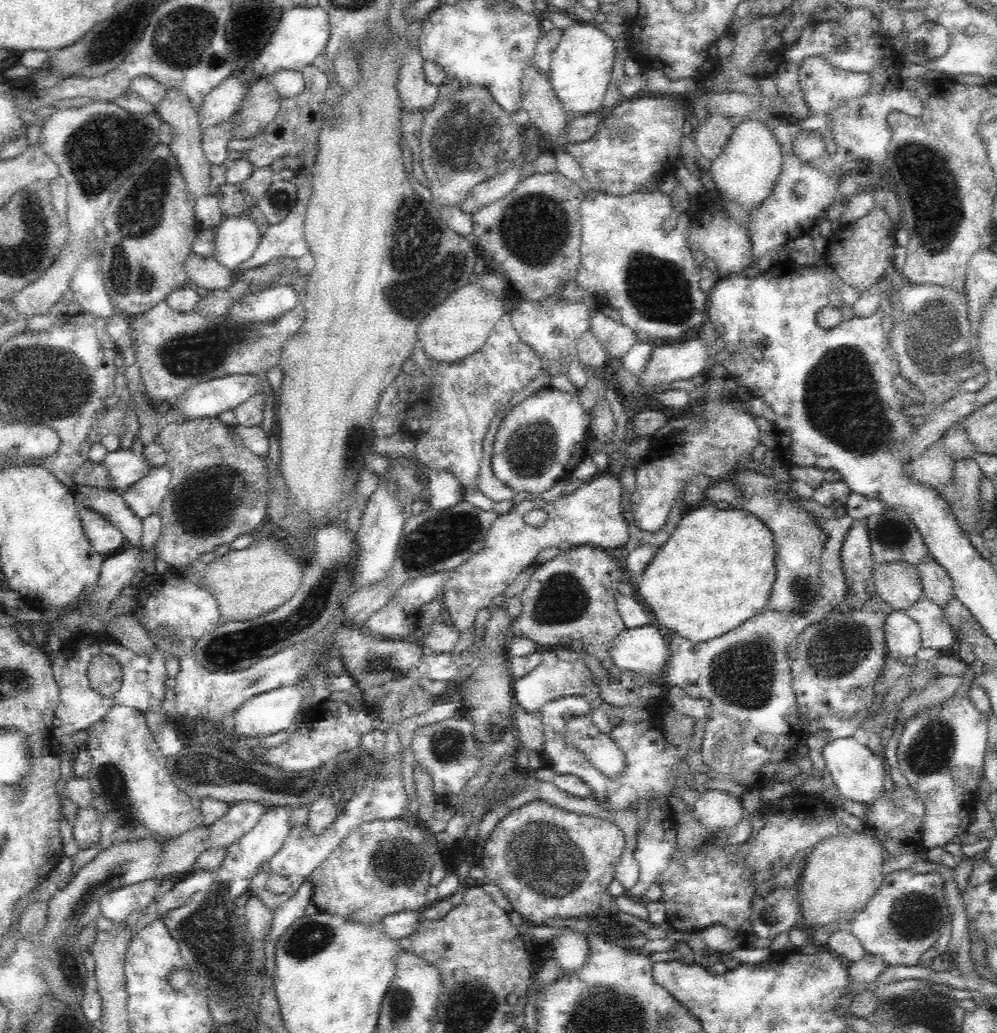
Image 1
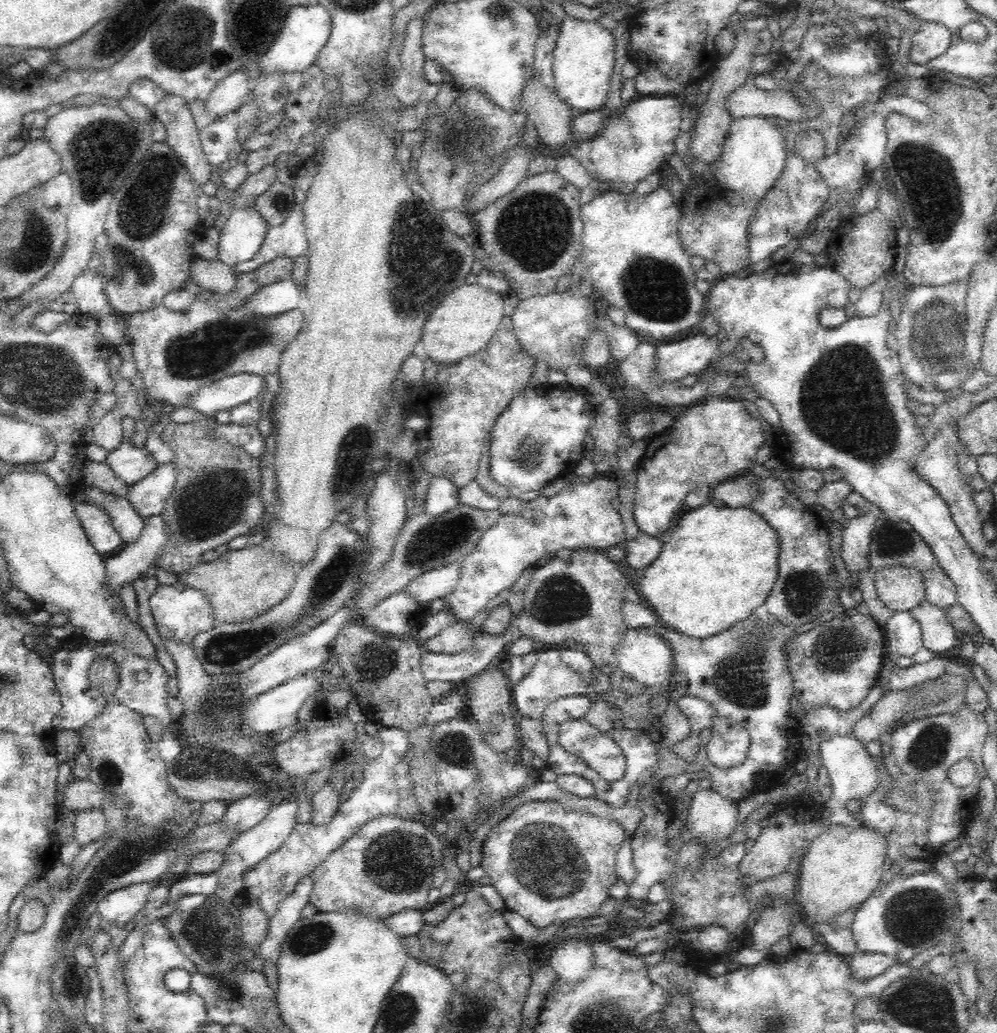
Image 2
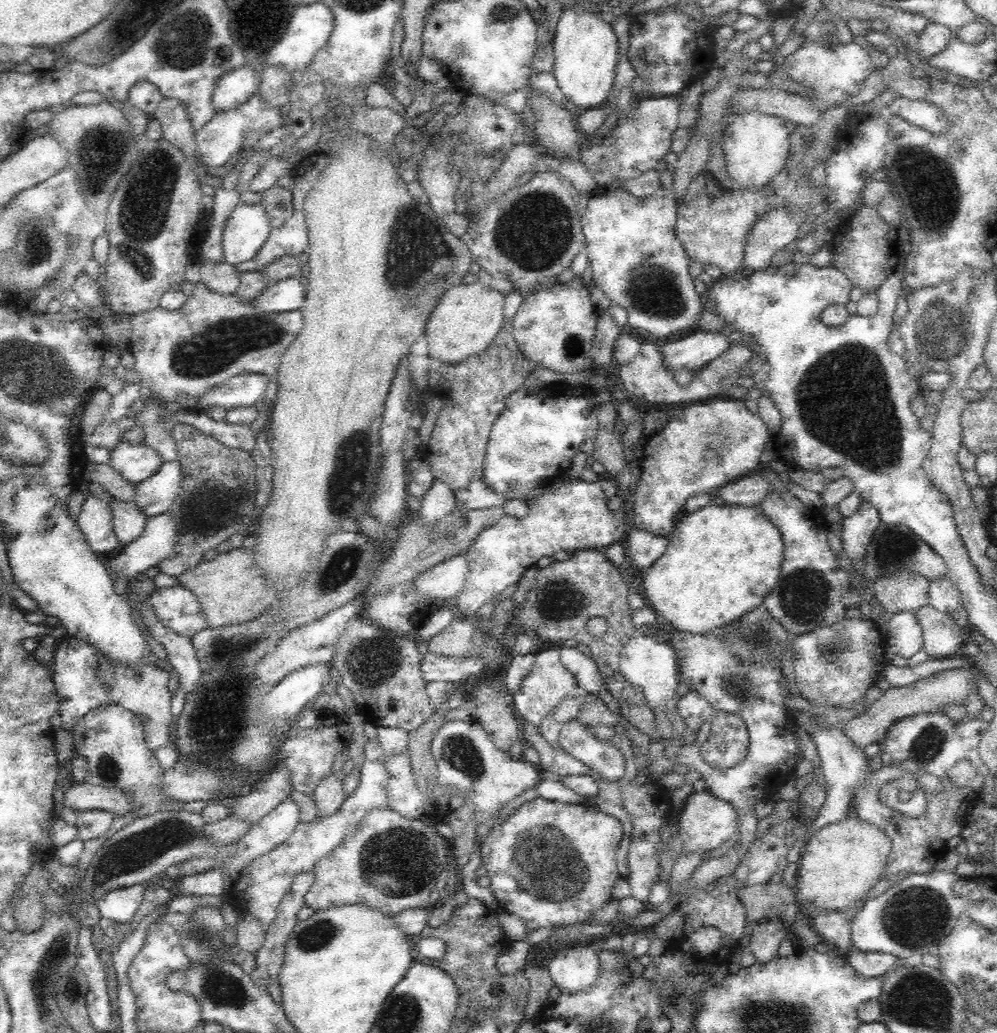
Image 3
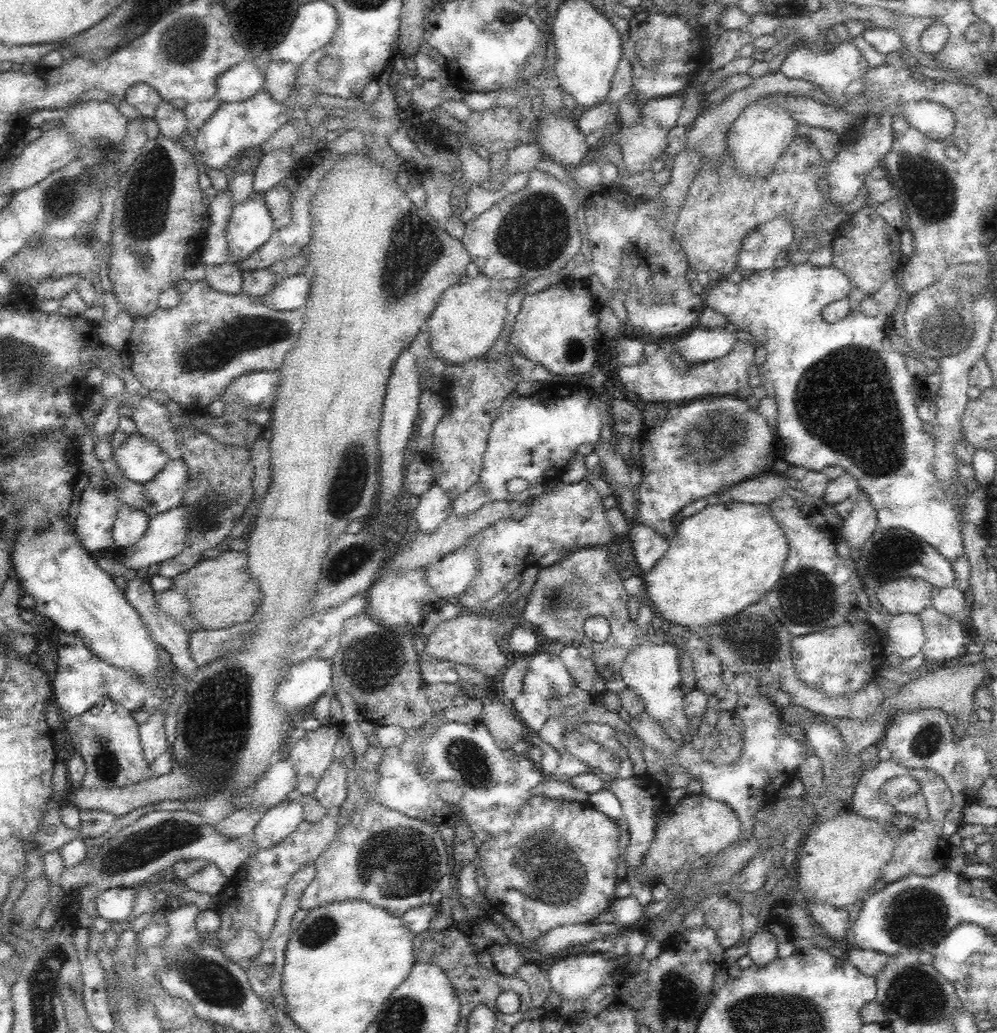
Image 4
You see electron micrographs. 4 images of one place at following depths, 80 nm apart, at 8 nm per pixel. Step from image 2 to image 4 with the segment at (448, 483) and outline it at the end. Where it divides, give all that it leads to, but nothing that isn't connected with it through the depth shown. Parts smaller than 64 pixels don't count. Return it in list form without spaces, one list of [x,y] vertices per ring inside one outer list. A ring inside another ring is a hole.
[[[435,482],[420,497],[418,506],[411,512],[412,518],[422,532],[432,532],[451,512],[451,502],[441,486]]]

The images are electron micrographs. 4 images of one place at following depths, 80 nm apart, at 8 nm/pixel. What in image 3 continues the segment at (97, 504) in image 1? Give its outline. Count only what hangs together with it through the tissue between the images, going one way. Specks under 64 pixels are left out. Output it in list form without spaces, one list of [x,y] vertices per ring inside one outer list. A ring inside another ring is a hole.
[[[98,483],[89,484],[90,495],[98,497],[110,503],[113,516],[113,529],[119,542],[127,545],[134,542],[147,523],[147,516],[140,511],[140,507],[135,502],[116,500],[102,485]]]

